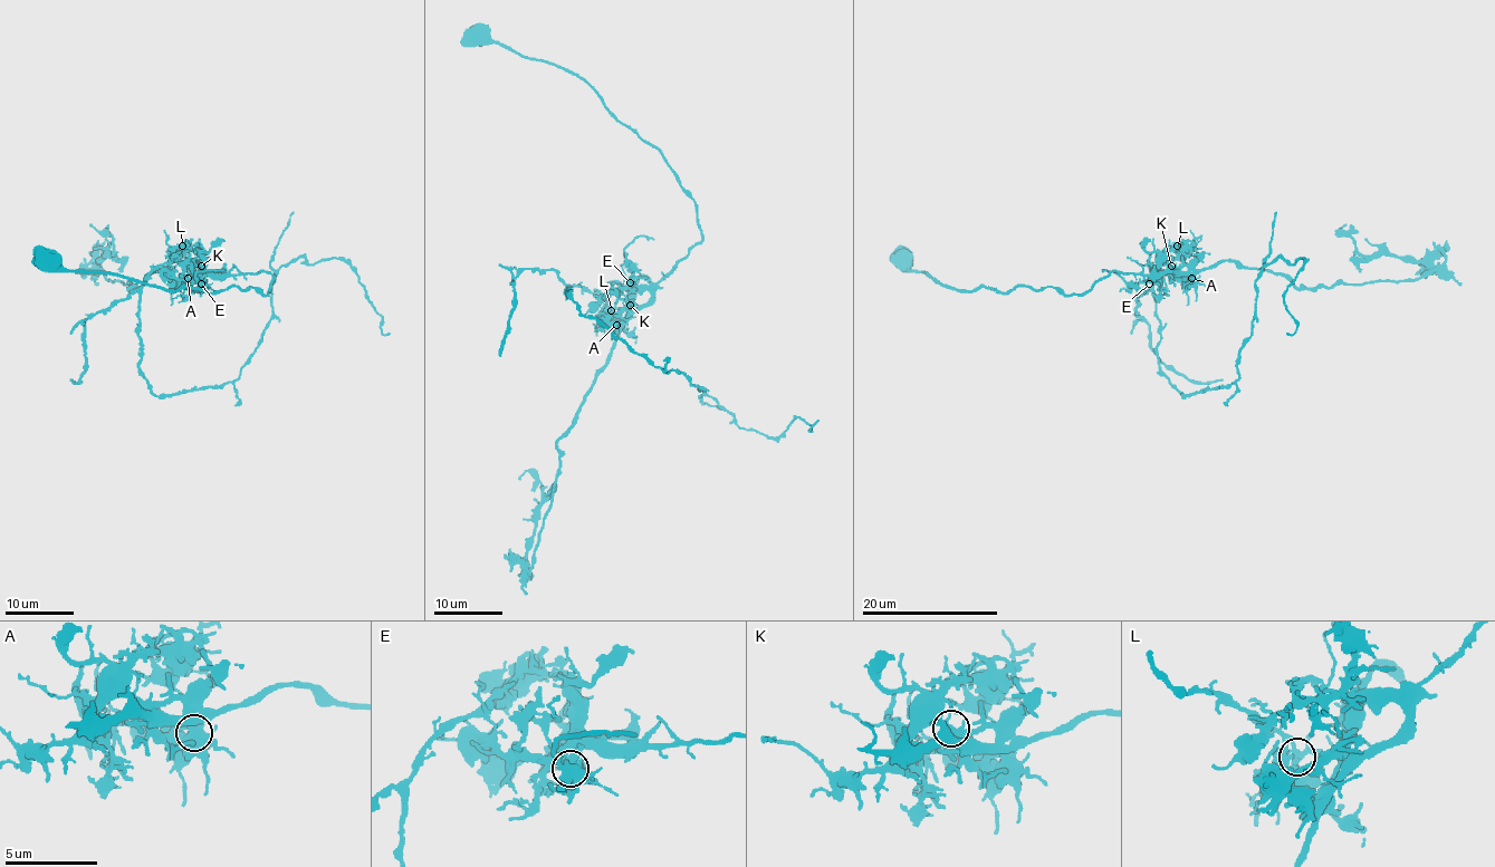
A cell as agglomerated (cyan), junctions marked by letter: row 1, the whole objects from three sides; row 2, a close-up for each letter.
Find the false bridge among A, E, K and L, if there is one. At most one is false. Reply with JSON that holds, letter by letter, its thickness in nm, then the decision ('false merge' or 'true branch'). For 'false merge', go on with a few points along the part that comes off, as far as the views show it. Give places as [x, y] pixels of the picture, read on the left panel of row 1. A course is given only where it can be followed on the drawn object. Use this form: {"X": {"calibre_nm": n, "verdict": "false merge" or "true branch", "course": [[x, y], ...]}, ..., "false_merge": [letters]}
{"A": {"calibre_nm": 480, "verdict": "true branch"}, "E": {"calibre_nm": 380, "verdict": "true branch"}, "K": {"calibre_nm": 360, "verdict": "true branch"}, "L": {"calibre_nm": 360, "verdict": "false merge", "course": [[182, 246], [141, 290], [156, 395], [238, 377], [276, 272], [299, 258], [344, 259], [390, 333]]}, "false_merge": ["L"]}

